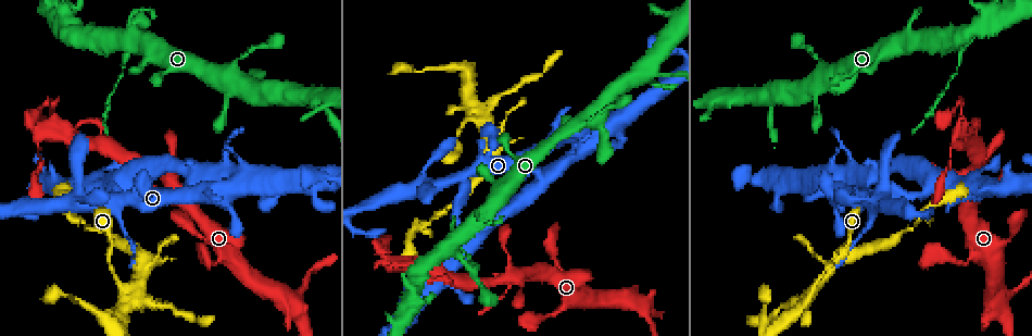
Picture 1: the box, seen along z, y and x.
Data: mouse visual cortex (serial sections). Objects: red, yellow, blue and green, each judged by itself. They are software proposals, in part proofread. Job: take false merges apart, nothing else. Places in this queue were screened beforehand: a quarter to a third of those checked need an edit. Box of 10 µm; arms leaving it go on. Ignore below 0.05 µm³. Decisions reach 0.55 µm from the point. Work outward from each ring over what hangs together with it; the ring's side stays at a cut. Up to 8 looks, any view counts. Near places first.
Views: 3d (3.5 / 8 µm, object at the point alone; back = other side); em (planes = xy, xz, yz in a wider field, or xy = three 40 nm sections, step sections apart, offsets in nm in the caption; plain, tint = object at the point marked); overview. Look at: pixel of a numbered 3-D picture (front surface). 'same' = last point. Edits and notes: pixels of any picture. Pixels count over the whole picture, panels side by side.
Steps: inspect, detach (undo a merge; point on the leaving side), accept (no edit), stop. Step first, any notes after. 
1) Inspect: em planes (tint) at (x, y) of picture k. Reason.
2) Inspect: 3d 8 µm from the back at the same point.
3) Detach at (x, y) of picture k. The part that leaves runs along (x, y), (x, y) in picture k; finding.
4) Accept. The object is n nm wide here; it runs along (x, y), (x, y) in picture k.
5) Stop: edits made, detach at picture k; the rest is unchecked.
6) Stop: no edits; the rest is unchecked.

Inspect: 3d 3.5 µm at (383, 257) of picture 1. Calibre changes.

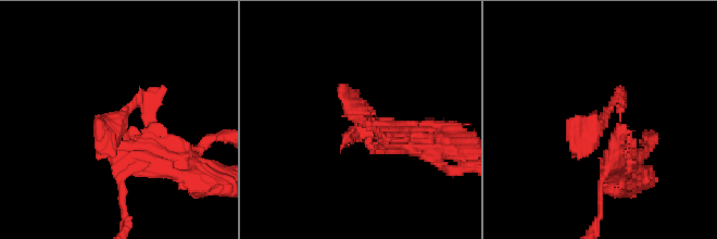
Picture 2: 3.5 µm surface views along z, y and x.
Inspect: em xy step 3 (tint) at (601, 119) of picture 2. Need the tissue.

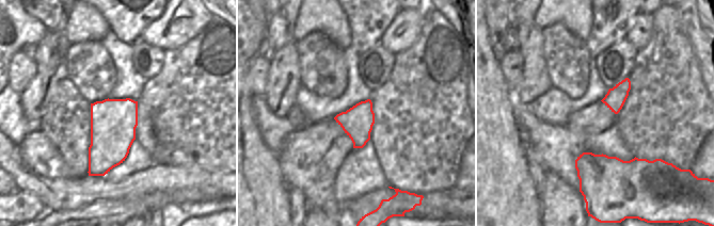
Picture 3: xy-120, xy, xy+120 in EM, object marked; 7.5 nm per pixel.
Inspect: em planes (tint) at the same point.

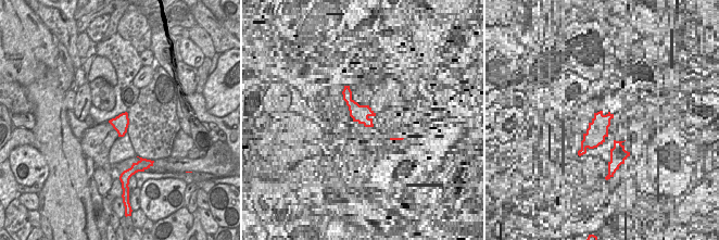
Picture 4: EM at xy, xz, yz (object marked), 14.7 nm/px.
Detach at (111, 117) of picture 2. The part that leaves runs along (131, 103), (115, 120), (98, 160) in picture 2; a second cell is stuck on.

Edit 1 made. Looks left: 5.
Inspect: overview.

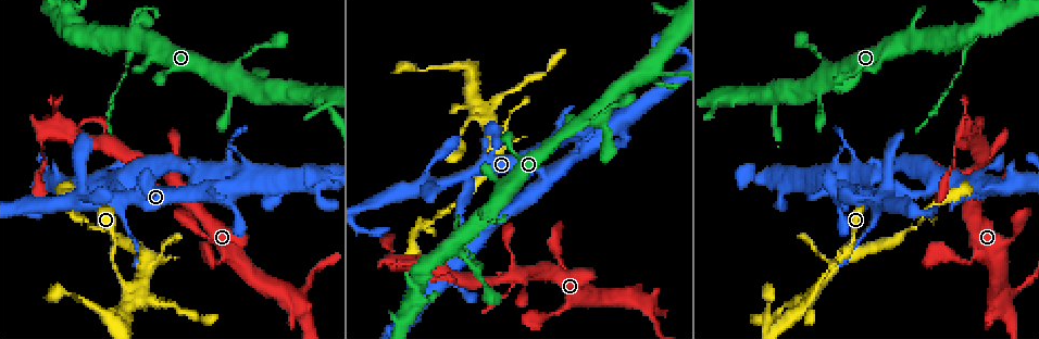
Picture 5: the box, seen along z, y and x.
Inspect: 3d 3.5 µm at (460, 252) of picture 5. Small branch off a trunk.

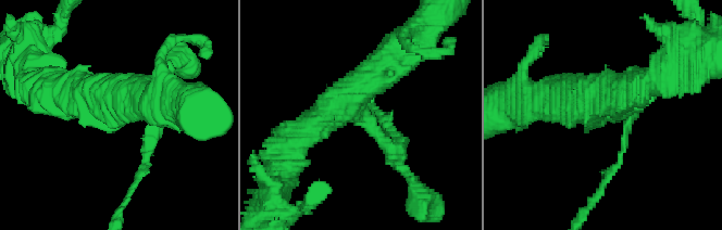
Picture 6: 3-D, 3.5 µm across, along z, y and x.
Detach at (146, 155) of picture 6. The part that leaves runs along (380, 135), (426, 207) in picture 6; a second cell is stuck on.

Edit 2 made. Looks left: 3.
Inspect: overview. See it whole again.

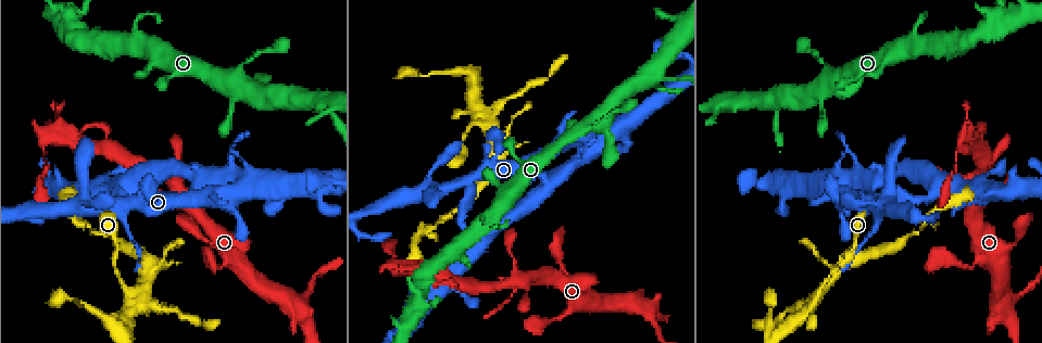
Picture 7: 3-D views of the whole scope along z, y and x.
Inspect: 3d 3.5 µm at (629, 146) of picture 7. A narrow waist.

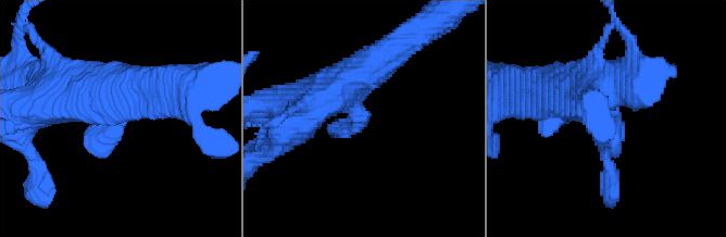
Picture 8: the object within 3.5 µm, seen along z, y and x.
Inspect: em xy step 5 (tint) at (363, 118) of picture 8.

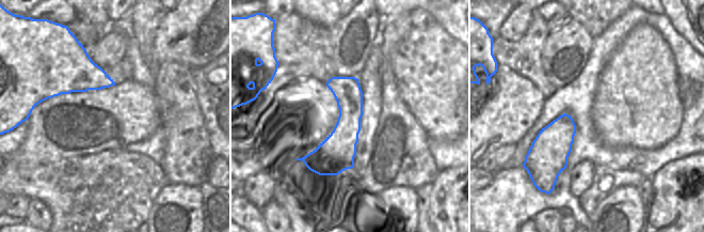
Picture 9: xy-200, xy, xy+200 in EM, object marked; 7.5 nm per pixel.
Accept. It runs along (352, 79), (346, 134), (313, 168) in picture 9; continuous, no second cell.

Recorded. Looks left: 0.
Stop: edits made, detach at picture 2, detach at picture 6; the rest is unchecked.

